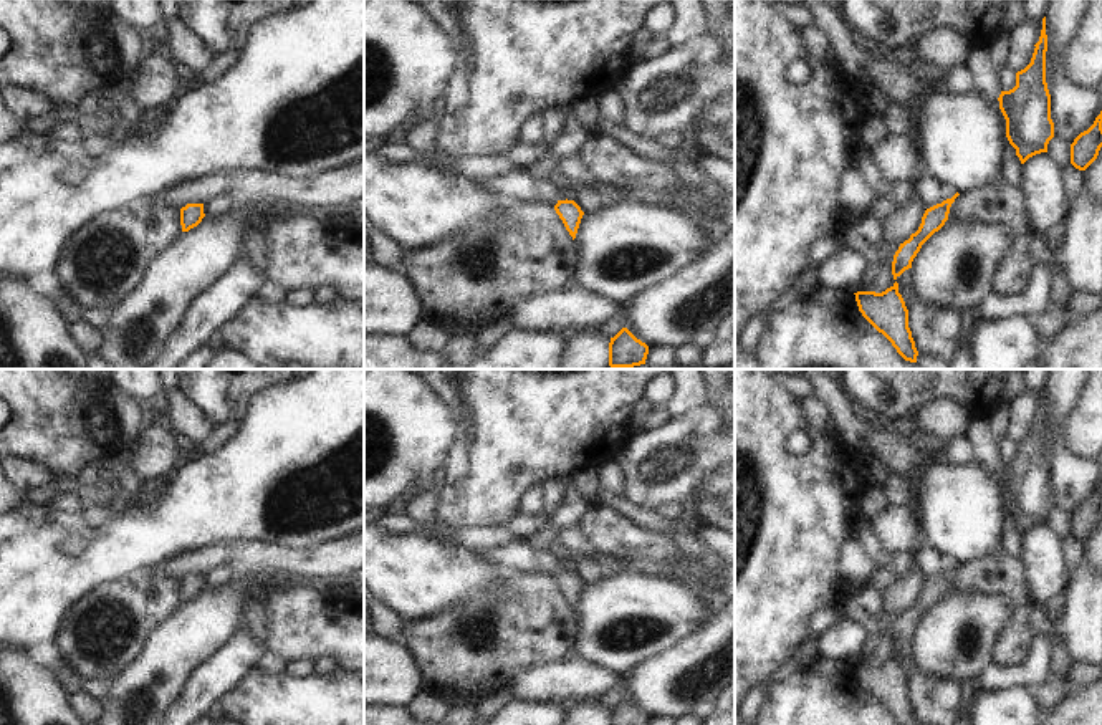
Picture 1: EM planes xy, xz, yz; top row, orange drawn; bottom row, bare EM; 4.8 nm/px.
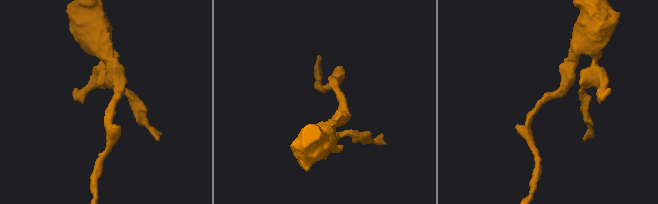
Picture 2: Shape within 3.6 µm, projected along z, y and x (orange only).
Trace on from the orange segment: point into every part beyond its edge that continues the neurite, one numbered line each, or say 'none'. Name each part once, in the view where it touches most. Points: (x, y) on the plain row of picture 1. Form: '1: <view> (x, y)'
none

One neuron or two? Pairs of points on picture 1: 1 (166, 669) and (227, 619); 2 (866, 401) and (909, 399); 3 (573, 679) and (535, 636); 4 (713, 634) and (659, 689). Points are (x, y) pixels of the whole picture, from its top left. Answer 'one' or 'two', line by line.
1: one
2: one
3: two
4: one

